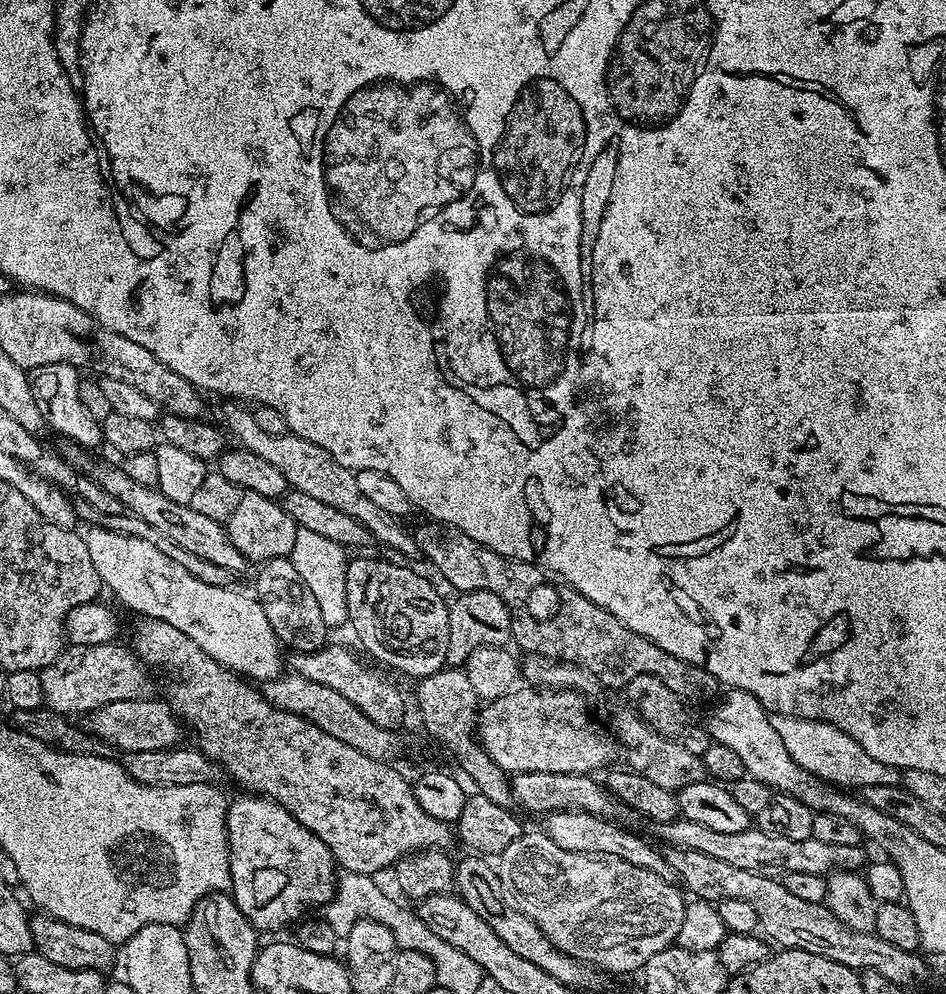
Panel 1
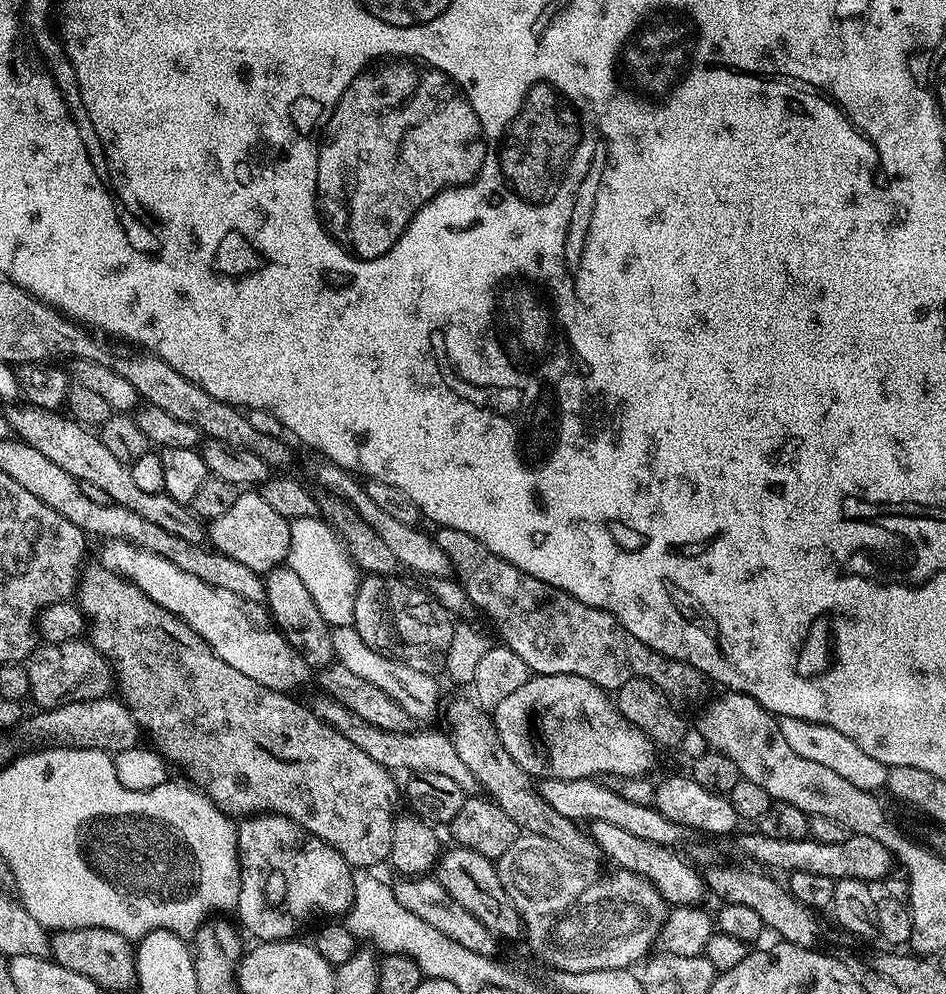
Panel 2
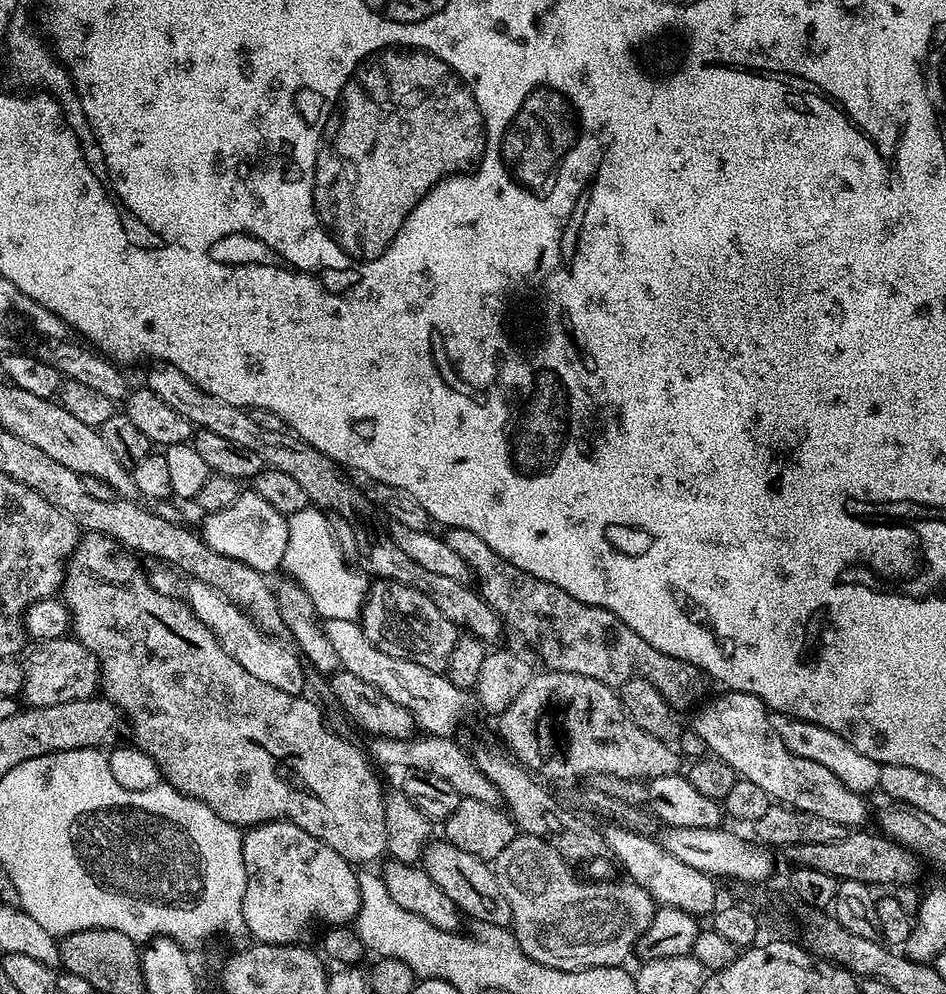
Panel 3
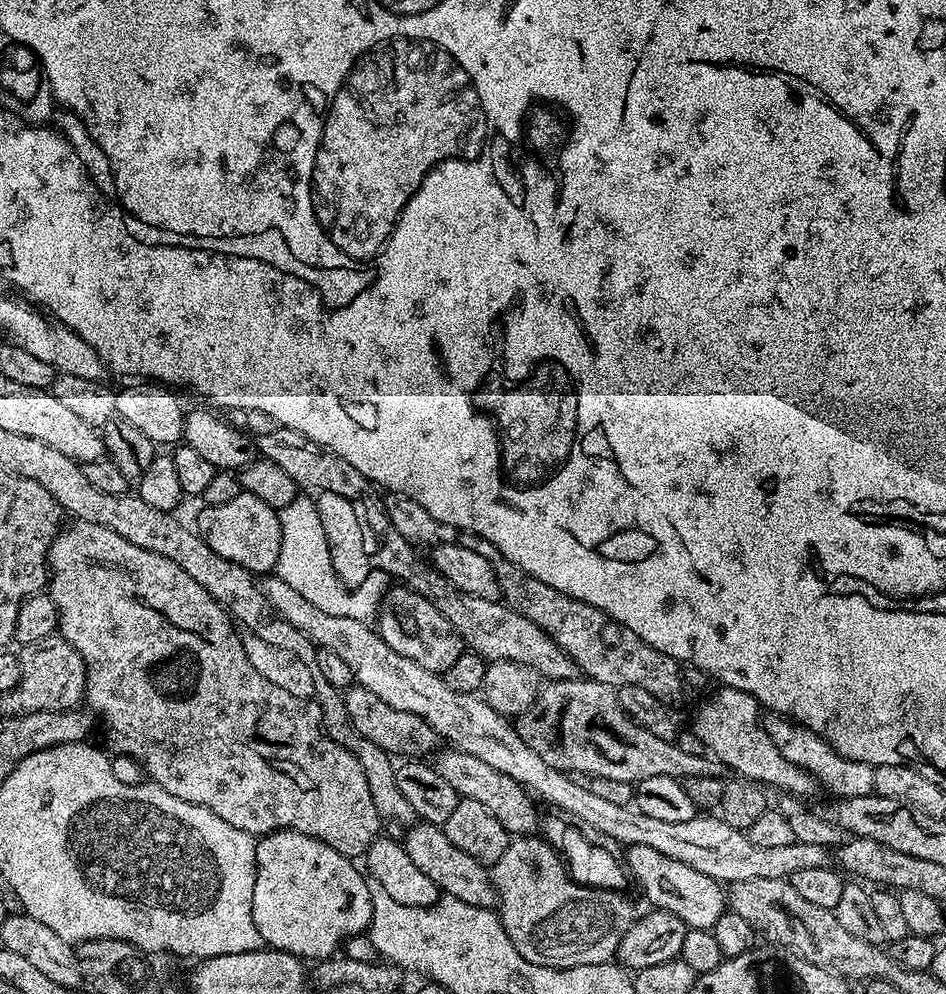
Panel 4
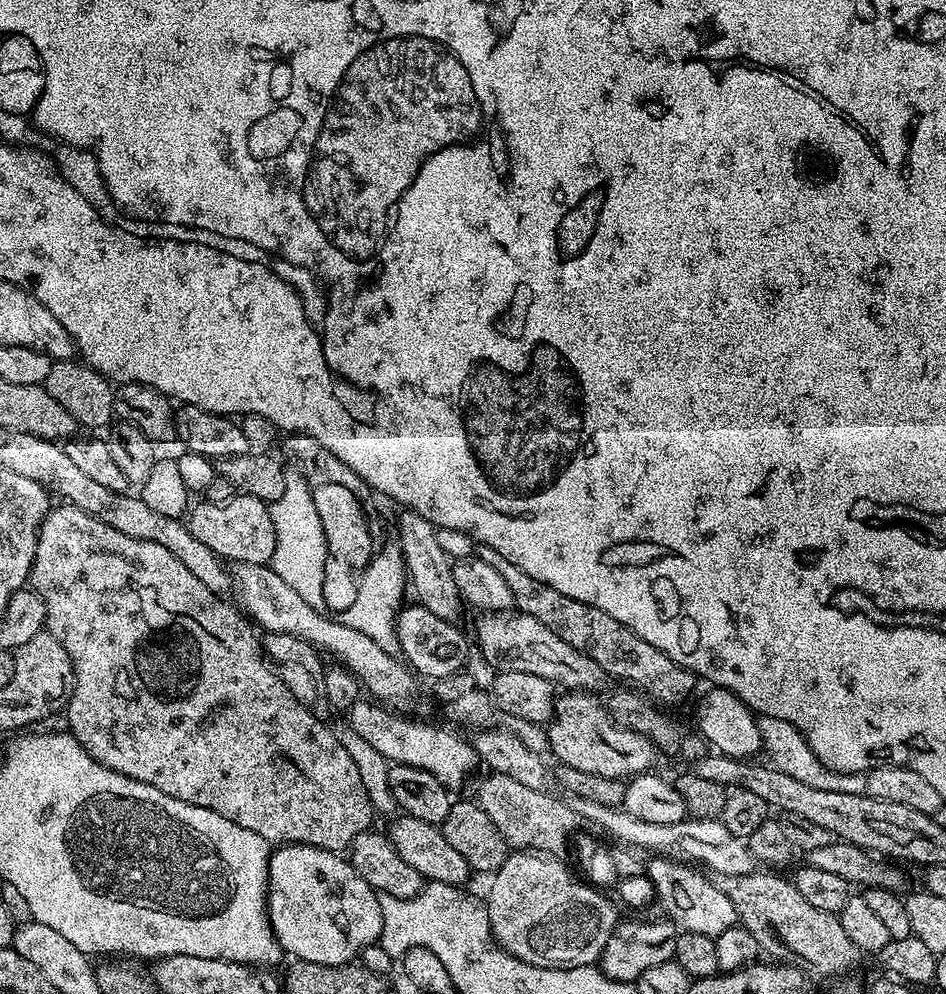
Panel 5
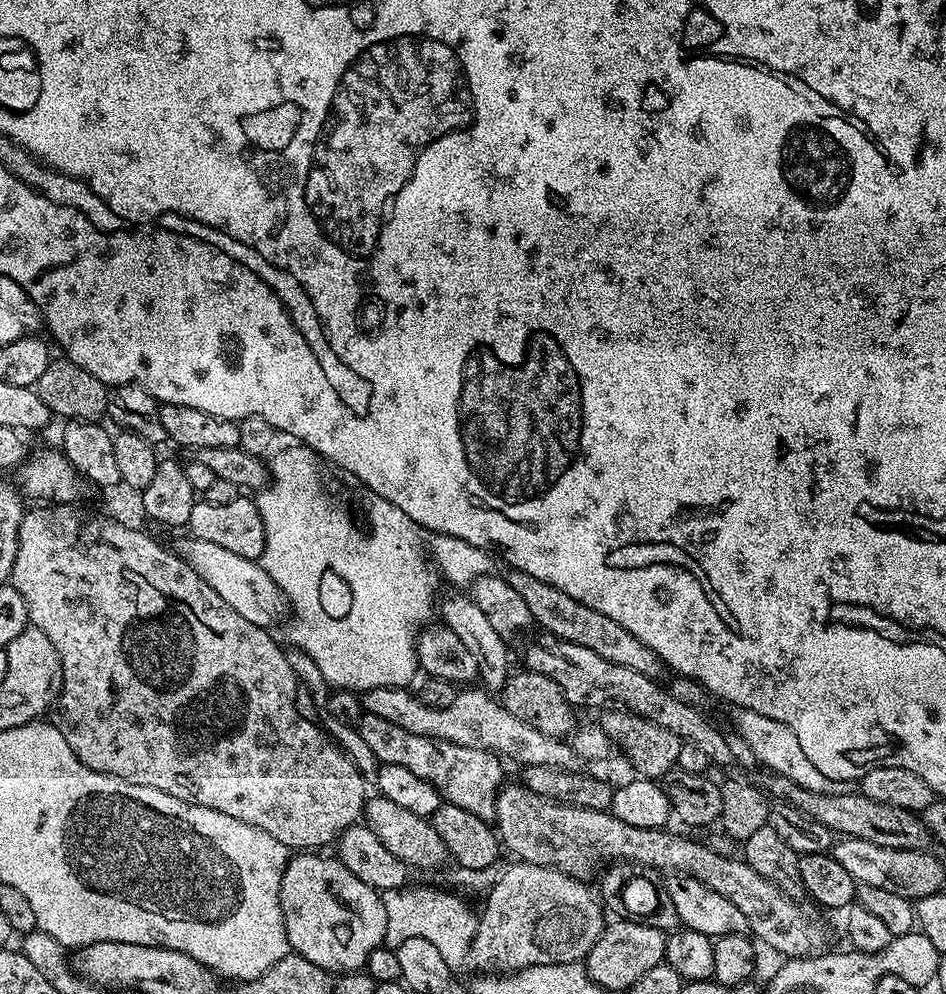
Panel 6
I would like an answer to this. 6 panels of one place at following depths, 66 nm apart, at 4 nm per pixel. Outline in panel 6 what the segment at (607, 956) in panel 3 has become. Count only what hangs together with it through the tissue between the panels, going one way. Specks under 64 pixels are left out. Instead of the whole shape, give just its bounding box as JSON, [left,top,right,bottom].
[470,862,606,974]

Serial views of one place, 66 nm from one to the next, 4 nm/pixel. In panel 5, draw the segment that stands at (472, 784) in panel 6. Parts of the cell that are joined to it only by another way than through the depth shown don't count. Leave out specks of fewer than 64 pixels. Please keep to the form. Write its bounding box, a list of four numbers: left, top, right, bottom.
[346,698,481,790]

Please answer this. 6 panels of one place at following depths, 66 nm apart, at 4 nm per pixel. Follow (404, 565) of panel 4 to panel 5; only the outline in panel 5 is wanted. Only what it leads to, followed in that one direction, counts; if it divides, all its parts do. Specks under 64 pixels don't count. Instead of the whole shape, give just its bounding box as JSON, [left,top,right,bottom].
[476,610,610,693]

